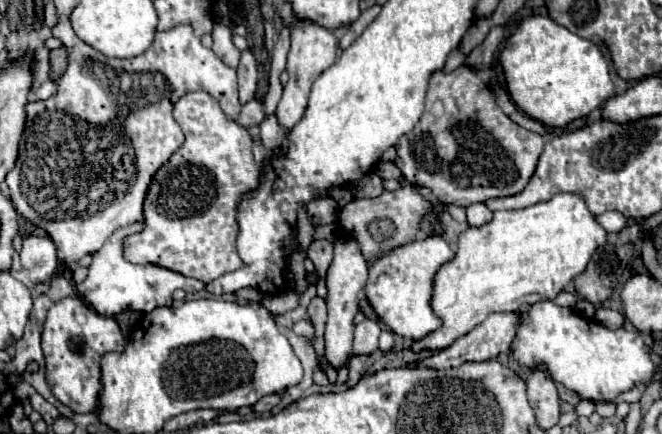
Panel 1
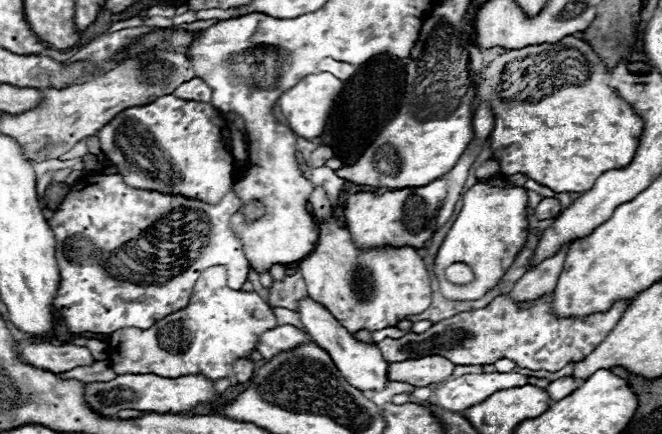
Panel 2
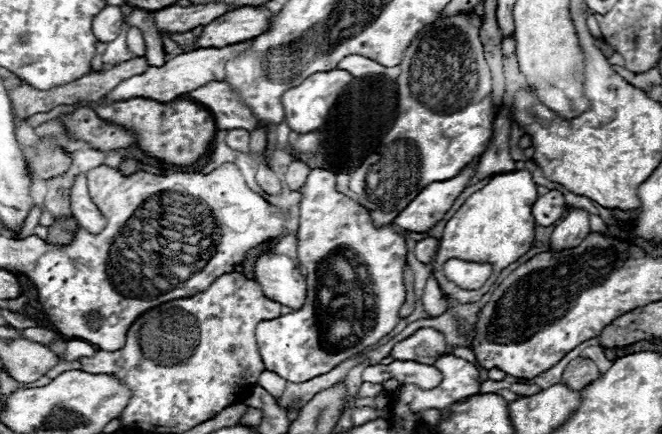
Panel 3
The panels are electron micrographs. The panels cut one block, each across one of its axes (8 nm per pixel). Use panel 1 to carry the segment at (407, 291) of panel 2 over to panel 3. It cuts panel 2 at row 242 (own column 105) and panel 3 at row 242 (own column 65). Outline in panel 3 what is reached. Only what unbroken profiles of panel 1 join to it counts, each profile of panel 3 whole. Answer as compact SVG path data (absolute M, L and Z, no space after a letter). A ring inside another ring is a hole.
M316 168L310 172L310 176L306 178L304 186L300 188L302 192L302 202L300 202L300 226L298 226L298 260L300 264L306 268L306 286L308 286L308 292L306 292L306 302L300 310L294 310L290 314L284 314L284 316L278 316L274 320L262 320L258 326L256 326L256 342L258 342L258 350L260 350L260 356L262 356L262 362L266 366L266 370L282 376L284 380L288 382L306 382L314 376L322 376L326 372L330 372L332 368L336 368L340 362L344 362L346 358L362 352L364 348L376 344L382 336L386 336L400 320L398 316L398 310L400 306L404 304L404 298L406 298L406 288L404 288L404 280L402 280L402 272L404 272L404 262L406 262L406 242L400 234L396 234L392 230L392 226L386 226L386 228L374 228L372 222L370 222L370 216L368 212L356 204L355 201L347 197L346 195L337 192L336 193L336 174L330 172L330 170L322 170L322 168Z

